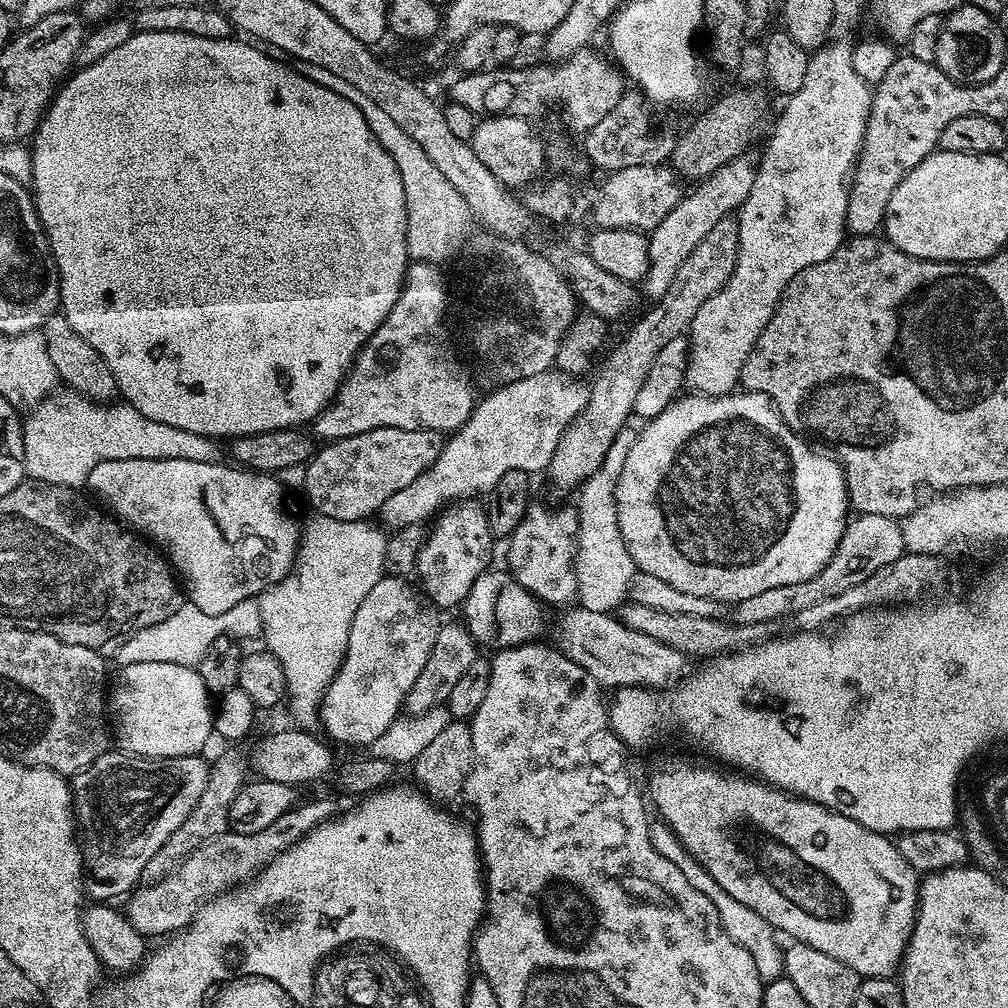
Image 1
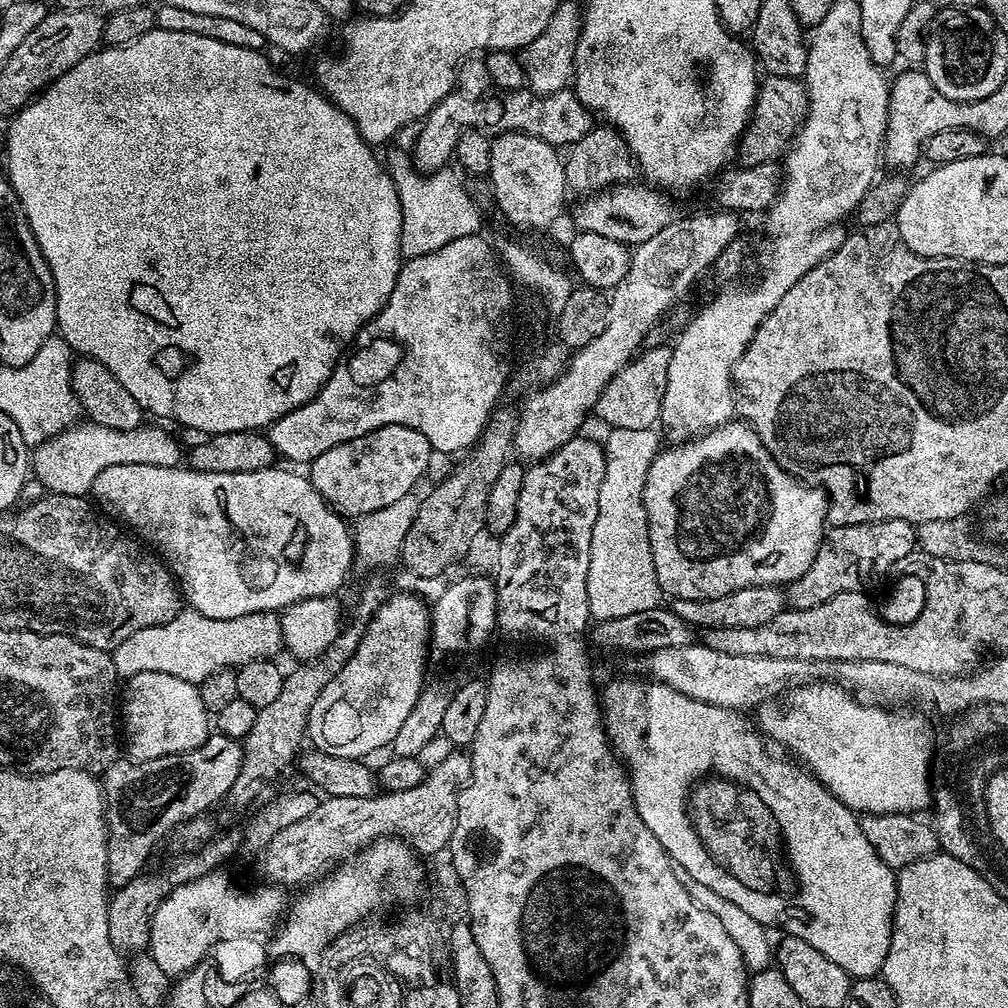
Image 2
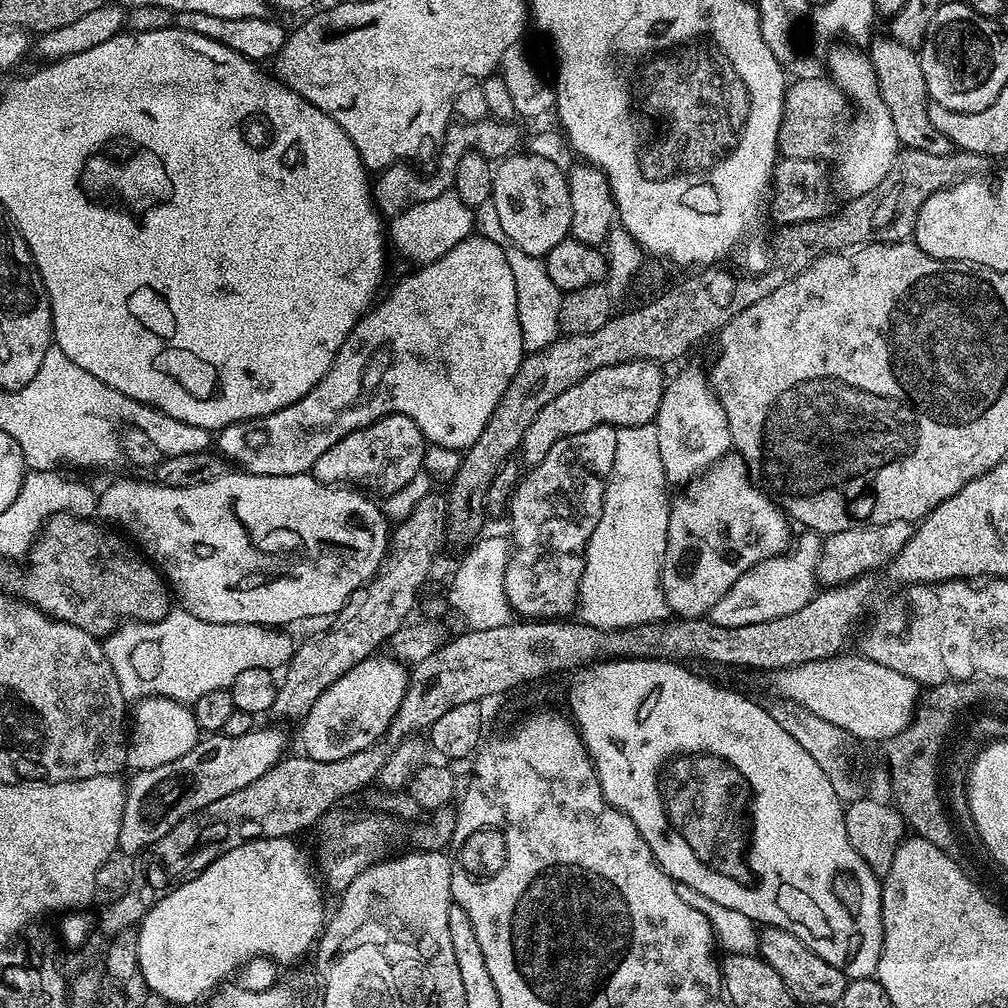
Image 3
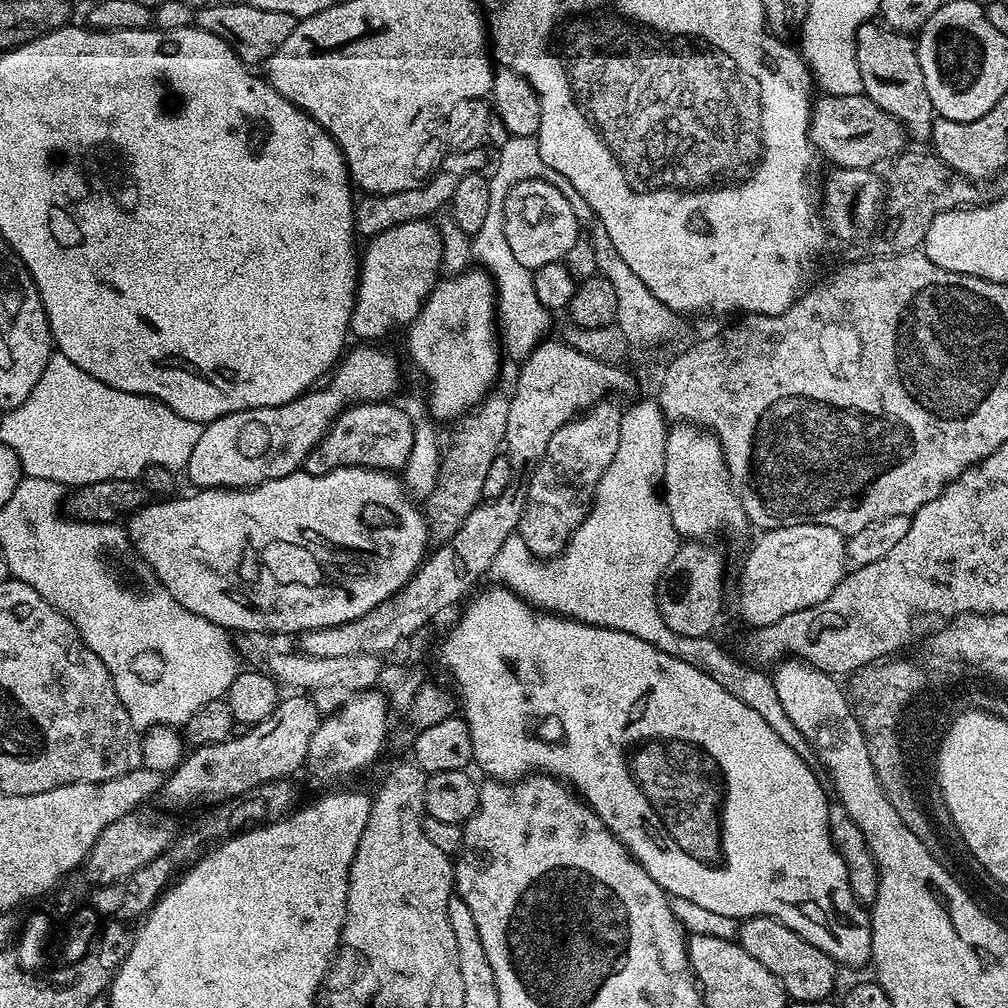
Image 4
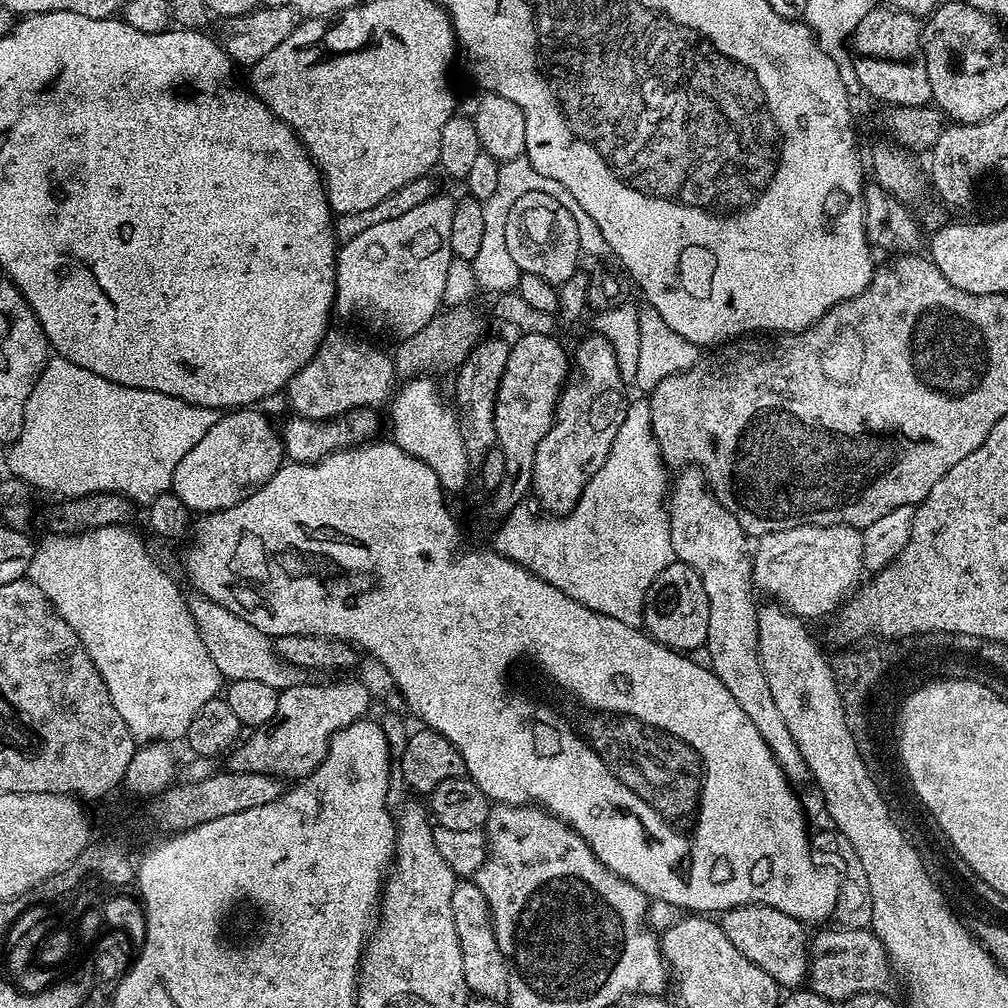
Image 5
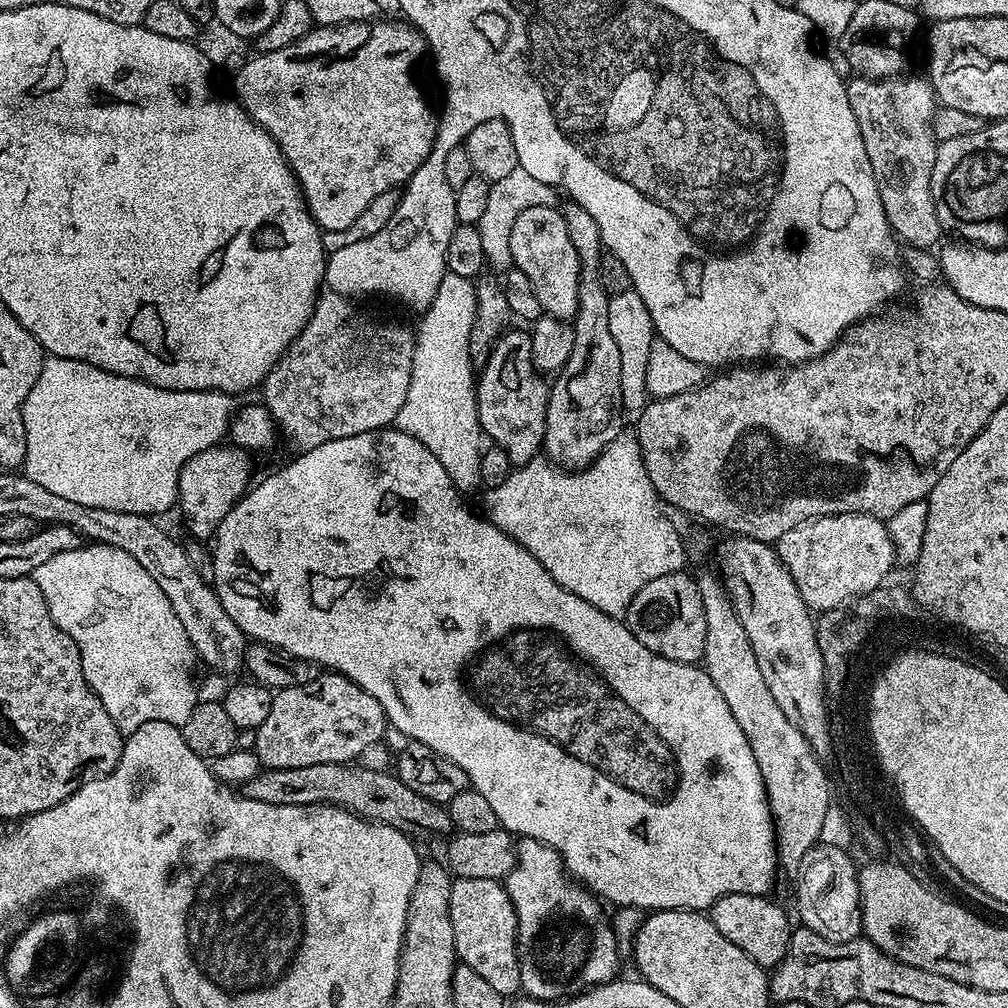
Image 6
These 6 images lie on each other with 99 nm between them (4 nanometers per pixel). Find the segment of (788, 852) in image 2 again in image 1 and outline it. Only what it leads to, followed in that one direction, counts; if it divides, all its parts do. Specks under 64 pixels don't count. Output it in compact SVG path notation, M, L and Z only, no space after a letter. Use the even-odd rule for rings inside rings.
M676 756L673 760L666 761L665 764L662 765L661 768L658 769L657 772L654 773L648 780L648 792L646 788L646 796L650 801L651 807L652 804L656 807L657 814L655 815L659 817L661 821L664 821L665 824L668 824L670 830L672 830L677 838L680 839L680 842L685 850L694 856L697 862L705 867L705 870L709 872L710 877L714 878L714 881L718 882L719 886L722 886L722 889L726 890L726 893L730 894L734 900L742 902L743 905L750 907L751 910L754 910L754 914L760 914L777 933L785 932L786 935L792 936L788 938L791 938L797 944L809 944L810 946L814 946L814 950L822 950L822 954L830 954L830 958L838 958L838 962L846 962L846 966L850 966L850 970L854 970L862 978L870 976L892 976L893 973L899 969L904 958L904 952L908 949L908 939L912 937L912 931L916 925L916 906L920 903L918 874L910 867L910 865L908 865L906 858L902 858L902 854L896 848L895 843L893 843L893 841L889 839L885 833L875 832L874 830L866 830L866 826L862 826L858 822L854 822L842 814L831 812L831 810L826 806L815 804L809 800L801 800L799 796L794 796L790 792L784 792L780 788L774 788L770 784L765 784L763 780L753 778L751 775L745 774L739 770L729 770L727 767L717 766L712 762L707 763L708 764L703 764L700 760L683 760L682 757Z

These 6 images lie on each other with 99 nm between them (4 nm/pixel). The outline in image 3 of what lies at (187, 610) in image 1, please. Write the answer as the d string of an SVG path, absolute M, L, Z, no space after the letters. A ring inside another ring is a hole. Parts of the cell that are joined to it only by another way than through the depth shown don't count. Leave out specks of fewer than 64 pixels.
M173 610L158 622L125 622L103 637L102 643L125 701L165 696L191 706L210 690L231 689L234 678L246 670L283 669L294 651L294 640L284 632L263 624L215 624Z

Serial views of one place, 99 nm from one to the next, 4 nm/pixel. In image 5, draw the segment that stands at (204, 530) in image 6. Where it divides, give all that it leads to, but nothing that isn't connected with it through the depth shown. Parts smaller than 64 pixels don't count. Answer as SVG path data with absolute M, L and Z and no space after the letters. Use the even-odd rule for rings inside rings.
M228 410L223 413L206 430L206 435L198 441L194 450L178 462L174 470L171 493L185 505L192 514L207 514L210 512L221 512L254 494L264 483L270 479L285 463L284 442L281 433L268 420L269 417L260 410Z

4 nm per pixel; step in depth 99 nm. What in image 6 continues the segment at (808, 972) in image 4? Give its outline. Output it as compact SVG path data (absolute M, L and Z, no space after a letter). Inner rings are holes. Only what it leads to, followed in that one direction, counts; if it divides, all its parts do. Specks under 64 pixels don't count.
M726 894L712 904L710 918L714 926L718 926L722 938L734 942L742 954L749 956L761 968L772 970L782 962L790 946L794 924L788 921L787 914L774 901L768 899L767 895Z

